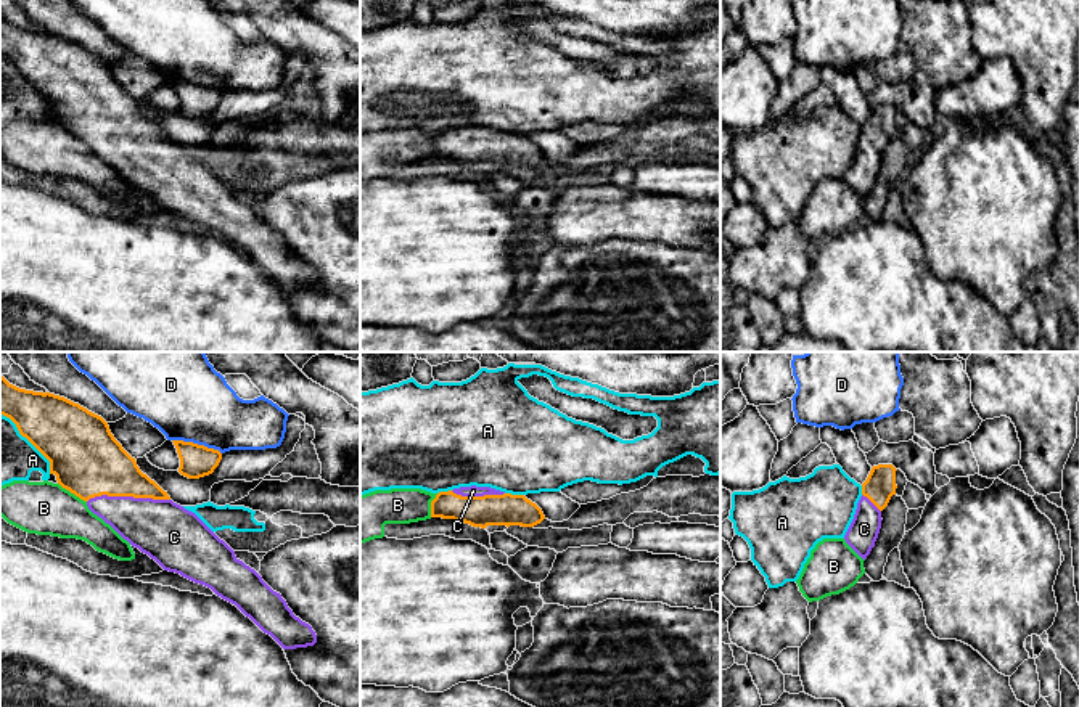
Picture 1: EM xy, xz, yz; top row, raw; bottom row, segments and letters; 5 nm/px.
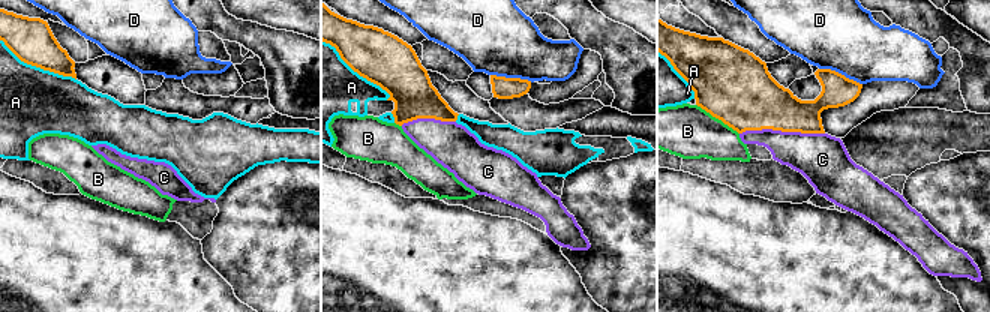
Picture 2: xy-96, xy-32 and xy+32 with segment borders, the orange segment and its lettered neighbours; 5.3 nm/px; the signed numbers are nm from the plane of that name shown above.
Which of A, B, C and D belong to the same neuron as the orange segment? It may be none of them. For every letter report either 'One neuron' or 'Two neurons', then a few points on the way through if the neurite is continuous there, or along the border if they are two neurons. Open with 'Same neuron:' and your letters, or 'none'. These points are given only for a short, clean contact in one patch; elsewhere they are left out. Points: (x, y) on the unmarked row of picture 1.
Same neuron: C
A: Two neurons
B: Two neurons. Boundary: xy (58, 122), (86, 142)
C: One neuron. Path across: xy (89, 103), (127, 135), (161, 169)
D: Two neurons. Boundary: xy (172, 79), (203, 84), (221, 93)

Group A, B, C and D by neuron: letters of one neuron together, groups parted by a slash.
A / B / C / D

